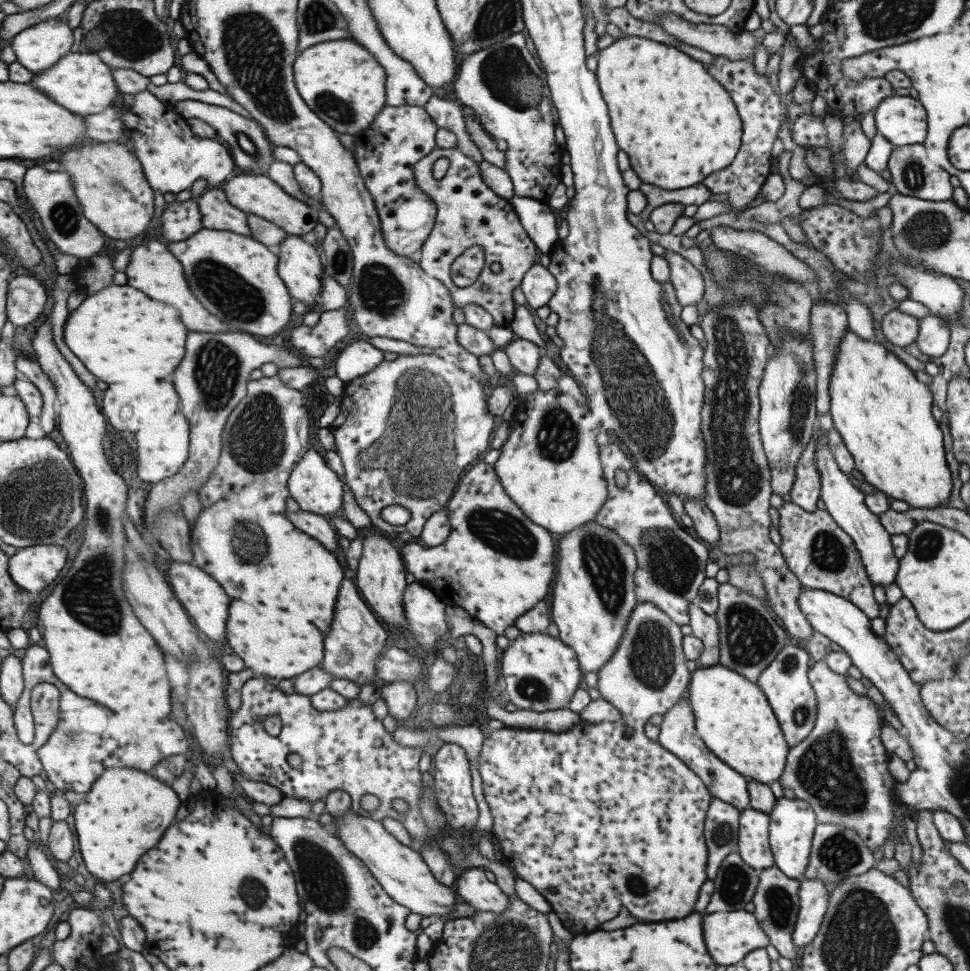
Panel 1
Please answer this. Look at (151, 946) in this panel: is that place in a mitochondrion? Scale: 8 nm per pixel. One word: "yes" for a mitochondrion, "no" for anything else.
no

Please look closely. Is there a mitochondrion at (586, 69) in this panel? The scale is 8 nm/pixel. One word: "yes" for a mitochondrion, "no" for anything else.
no

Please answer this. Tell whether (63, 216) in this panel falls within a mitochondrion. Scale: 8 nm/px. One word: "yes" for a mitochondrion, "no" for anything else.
yes

